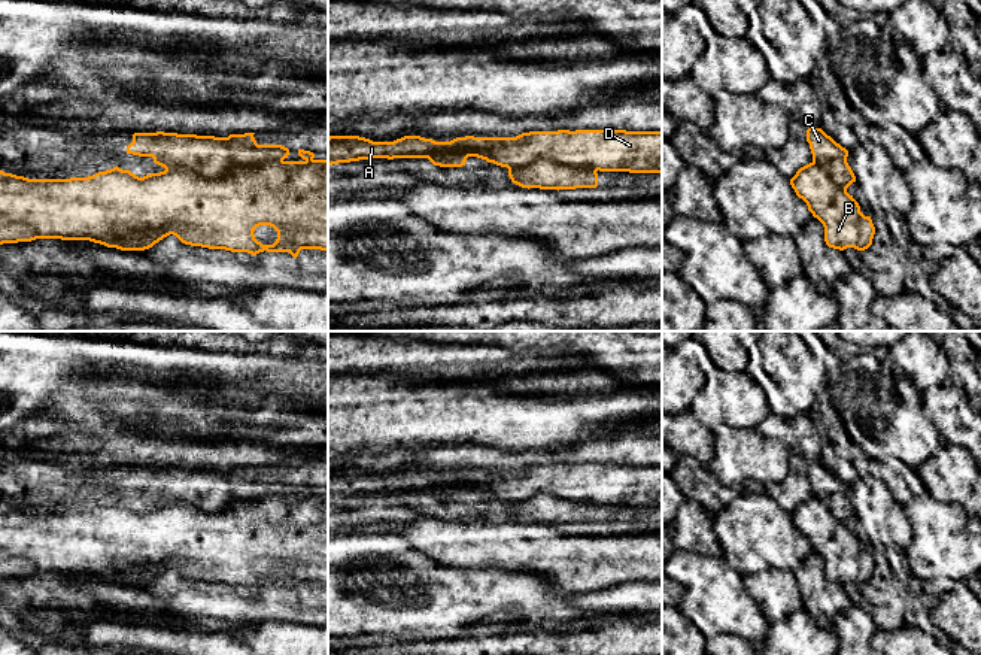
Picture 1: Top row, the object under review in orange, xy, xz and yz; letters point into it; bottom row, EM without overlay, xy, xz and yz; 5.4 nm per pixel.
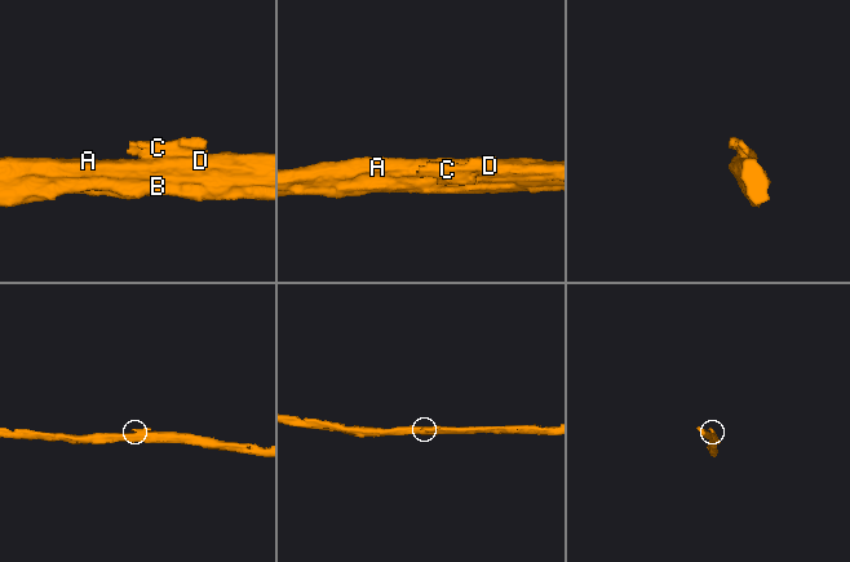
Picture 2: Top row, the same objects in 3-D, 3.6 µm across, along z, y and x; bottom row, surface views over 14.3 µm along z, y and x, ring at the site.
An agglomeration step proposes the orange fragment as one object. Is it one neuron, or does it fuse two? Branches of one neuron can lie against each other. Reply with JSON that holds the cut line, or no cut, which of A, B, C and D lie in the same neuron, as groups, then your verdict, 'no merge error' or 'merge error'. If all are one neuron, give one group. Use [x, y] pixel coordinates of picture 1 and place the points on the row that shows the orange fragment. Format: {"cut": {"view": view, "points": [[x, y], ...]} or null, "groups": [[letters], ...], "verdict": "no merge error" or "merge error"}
{"cut": {"view": "xy", "points": [[282, 160], [236, 164], [218, 176], [166, 169]]}, "groups": [["A", "B", "D"], ["C"]], "verdict": "merge error"}

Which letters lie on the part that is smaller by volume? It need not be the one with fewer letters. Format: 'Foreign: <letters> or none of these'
Foreign: C

